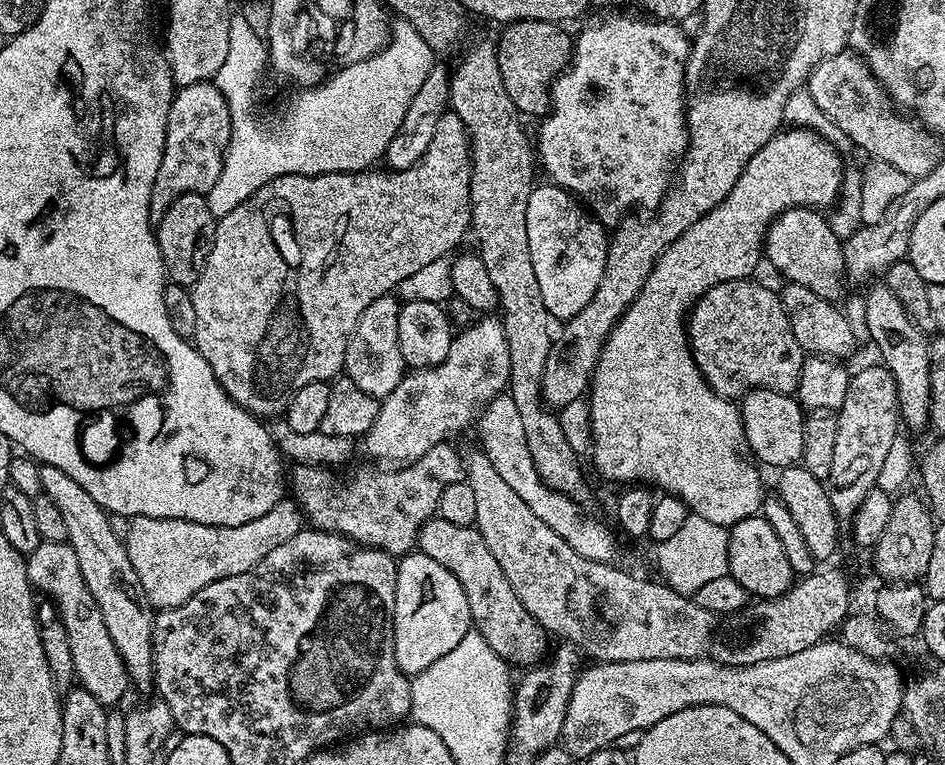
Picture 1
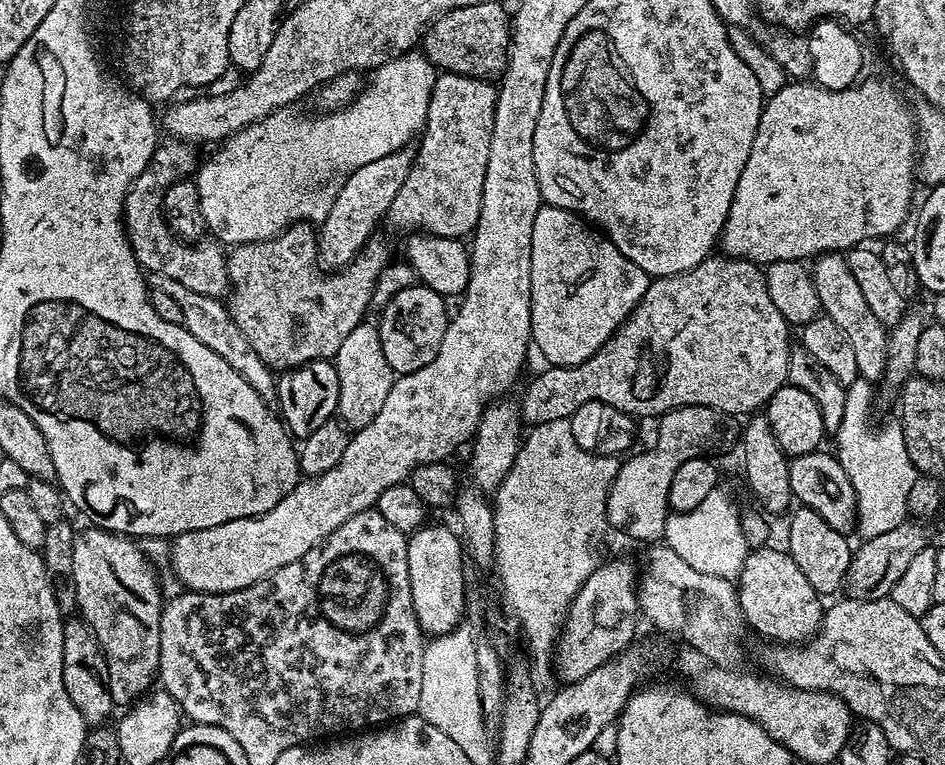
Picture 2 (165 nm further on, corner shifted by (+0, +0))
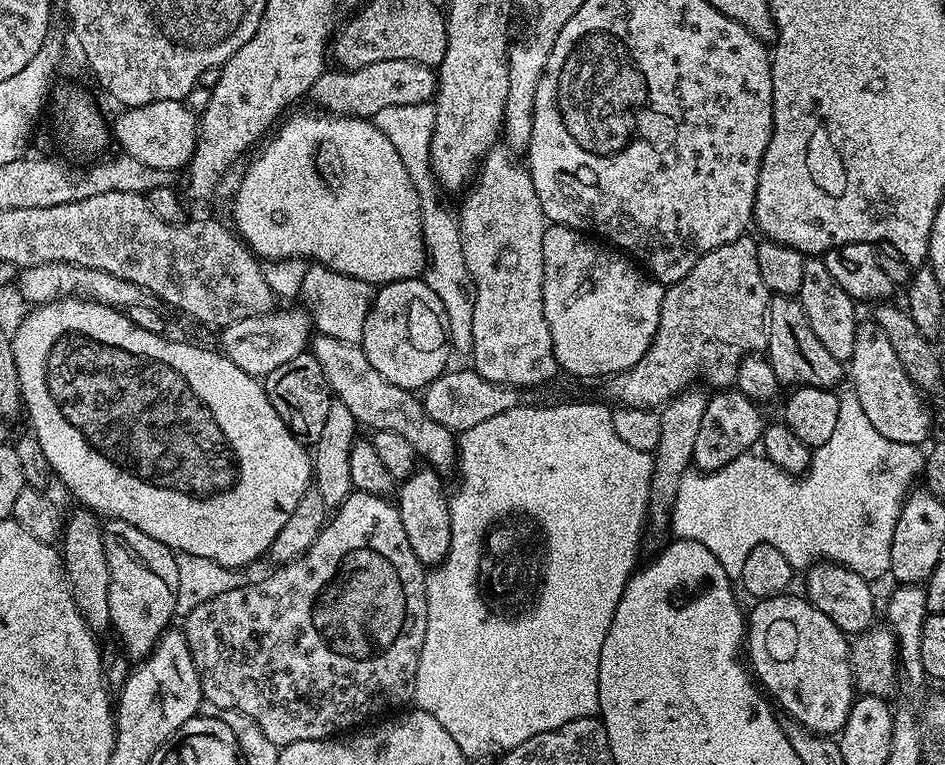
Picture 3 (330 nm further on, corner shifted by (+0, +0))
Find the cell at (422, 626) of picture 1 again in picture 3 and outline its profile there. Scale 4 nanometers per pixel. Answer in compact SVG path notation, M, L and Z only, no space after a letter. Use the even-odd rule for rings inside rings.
M427 466L417 467L415 472L399 481L398 491L394 496L396 509L400 511L402 527L406 530L406 538L410 538L410 550L425 566L435 566L448 557L450 550L450 496L444 493L441 473Z

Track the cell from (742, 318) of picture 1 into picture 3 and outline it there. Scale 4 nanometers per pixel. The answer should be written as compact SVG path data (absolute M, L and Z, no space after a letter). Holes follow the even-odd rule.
M745 234L739 236L734 242L726 242L726 246L718 246L714 250L710 250L699 260L694 266L694 270L690 270L690 274L686 274L686 278L679 280L677 284L669 284L664 289L664 297L662 298L662 310L658 318L658 330L652 339L652 345L646 350L646 354L642 354L642 358L632 368L627 368L625 372L617 372L615 376L607 381L608 392L616 399L617 405L626 408L651 408L659 409L668 403L669 400L675 398L681 390L689 387L699 376L704 376L703 383L705 385L713 384L711 387L716 390L724 390L736 383L736 371L740 365L740 361L745 356L760 354L768 347L768 301L770 293L766 282L762 282L762 273L758 271L758 250L756 249L757 241L751 240L751 235Z

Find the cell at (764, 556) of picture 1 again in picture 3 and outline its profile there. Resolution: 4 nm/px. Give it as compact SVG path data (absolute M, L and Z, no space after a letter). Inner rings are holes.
M789 594L765 596L757 599L755 603L753 603L756 605L753 606L752 613L749 611L746 616L746 660L750 665L751 671L754 673L755 679L758 681L759 687L775 701L778 708L778 703L780 703L781 709L779 708L779 711L781 713L784 711L785 714L788 715L788 718L791 718L795 723L801 724L801 726L807 728L808 731L815 732L817 736L835 737L844 729L844 723L852 709L852 702L858 695L857 687L853 681L852 664L849 660L850 640L841 628L834 626L834 622L830 622L830 618L826 618L826 614L822 614L822 610L815 608L803 595L788 595Z

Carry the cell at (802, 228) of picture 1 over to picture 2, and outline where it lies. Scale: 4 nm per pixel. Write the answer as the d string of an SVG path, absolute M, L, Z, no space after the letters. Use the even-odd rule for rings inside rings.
M826 252L815 257L810 271L814 290L818 290L821 313L829 316L834 326L838 326L842 334L846 334L850 347L854 350L854 358L858 361L860 371L859 379L883 381L888 357L889 329L882 322L878 322L878 317L870 311L866 294L862 294L858 282L854 279L854 274L850 274L847 259L841 253Z

